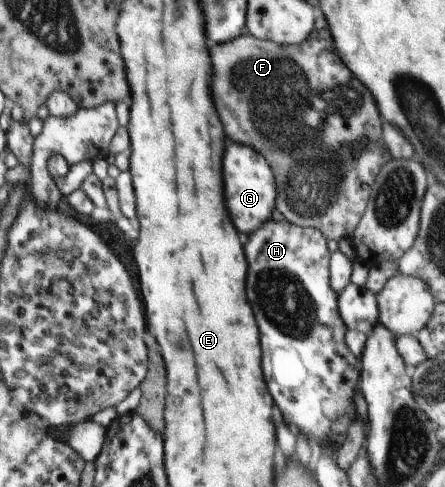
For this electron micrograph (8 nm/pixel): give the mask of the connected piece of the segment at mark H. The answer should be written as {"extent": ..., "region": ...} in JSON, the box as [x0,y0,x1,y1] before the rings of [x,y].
{"extent":[244,219,361,450],"region":[[[268,219],[260,229],[256,229],[256,233],[248,235],[244,245],[244,255],[248,259],[246,295],[260,329],[262,373],[274,403],[290,425],[316,439],[322,447],[334,445],[338,450],[357,415],[352,397],[359,391],[361,363],[344,341],[348,329],[338,313],[338,293],[330,285],[331,252],[326,240],[317,229],[300,227],[288,220]]]}

